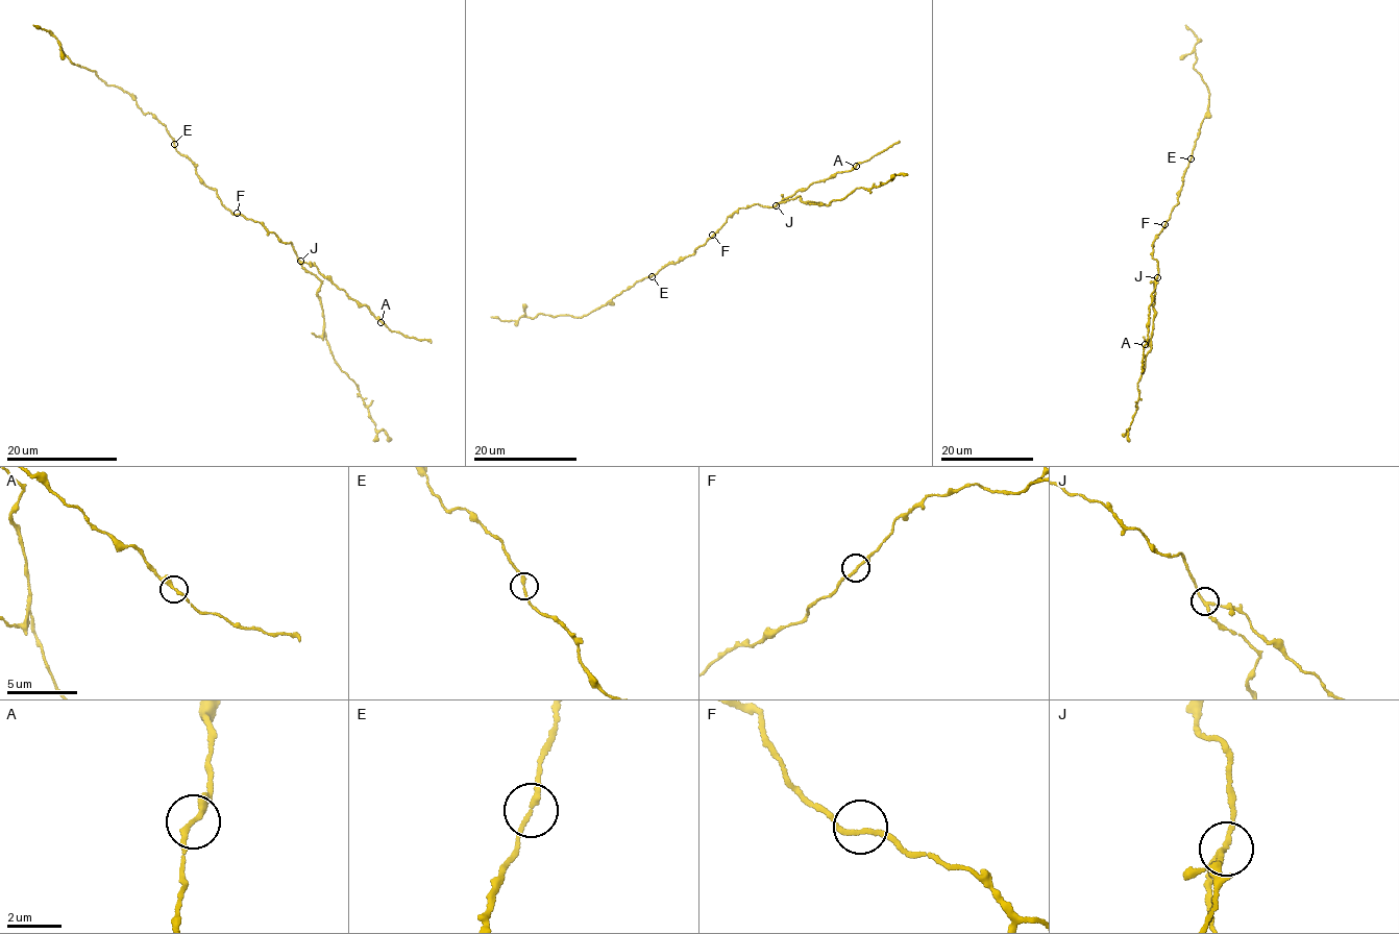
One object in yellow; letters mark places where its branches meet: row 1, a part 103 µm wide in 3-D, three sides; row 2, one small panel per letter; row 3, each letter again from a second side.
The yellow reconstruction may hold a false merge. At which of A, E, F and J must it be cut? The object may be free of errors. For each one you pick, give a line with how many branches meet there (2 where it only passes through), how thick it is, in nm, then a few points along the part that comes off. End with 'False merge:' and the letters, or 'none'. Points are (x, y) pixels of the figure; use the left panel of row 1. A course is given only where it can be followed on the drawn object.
J: branches 3; calibre 170 nm; course (299, 261), (321, 281), (317, 296), (334, 362), (352, 381), (375, 428), (383, 429), (390, 441)
False merge: J

